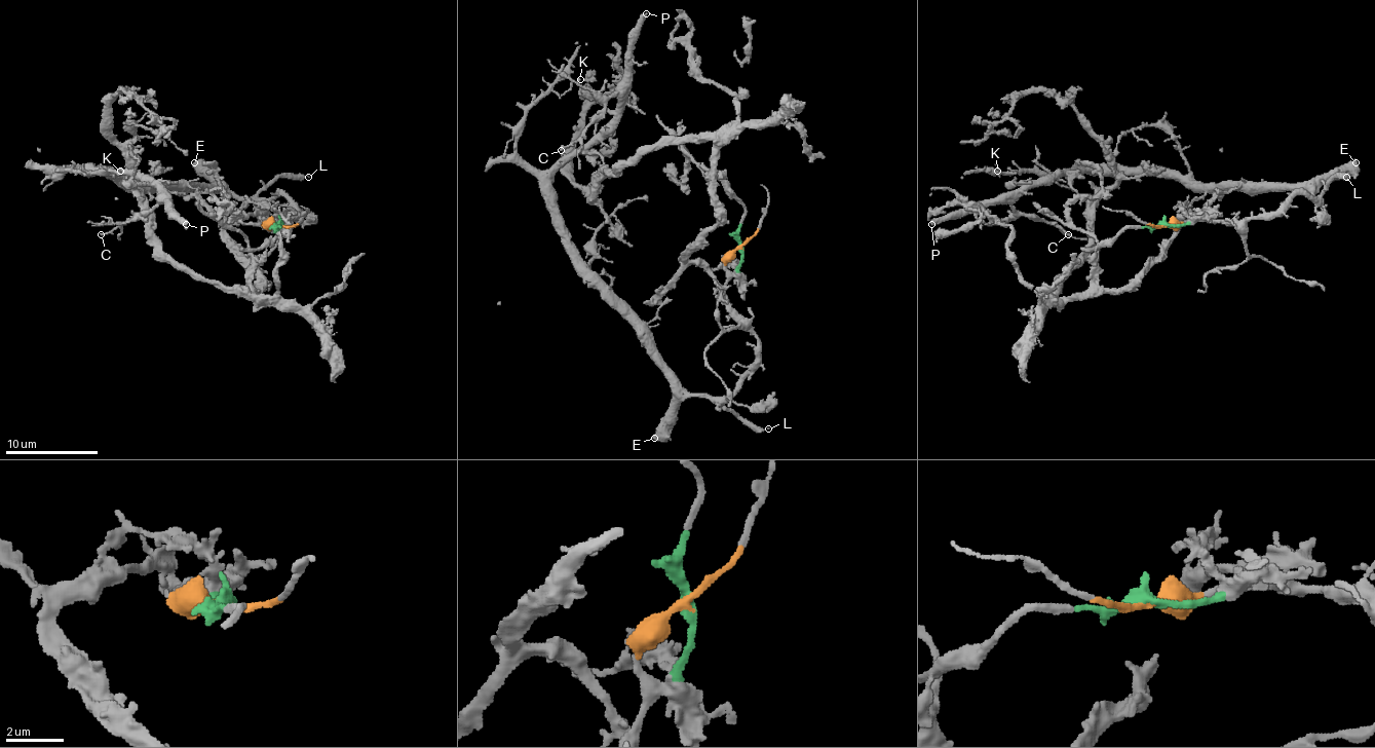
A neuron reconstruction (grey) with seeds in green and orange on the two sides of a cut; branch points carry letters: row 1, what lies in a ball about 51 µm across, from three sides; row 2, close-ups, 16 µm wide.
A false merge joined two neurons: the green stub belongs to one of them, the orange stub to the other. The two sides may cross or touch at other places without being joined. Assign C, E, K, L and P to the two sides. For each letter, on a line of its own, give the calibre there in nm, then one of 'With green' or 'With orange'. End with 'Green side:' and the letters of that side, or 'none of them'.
C: Thickness 160 nm. With orange
E: Thickness 550 nm. With orange
K: Thickness 140 nm. With orange
L: Thickness 190 nm. With orange
P: Thickness 440 nm. With orange
Green side: none of them

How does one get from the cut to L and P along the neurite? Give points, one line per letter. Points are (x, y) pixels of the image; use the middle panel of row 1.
L: (741, 248), (725, 264), (727, 283), (723, 301), (755, 336), (758, 359), (718, 403), (739, 417), (769, 428)
P: (741, 248), (723, 301), (758, 362), (727, 397), (693, 397), (563, 225), (551, 176), (614, 116), (646, 13)

